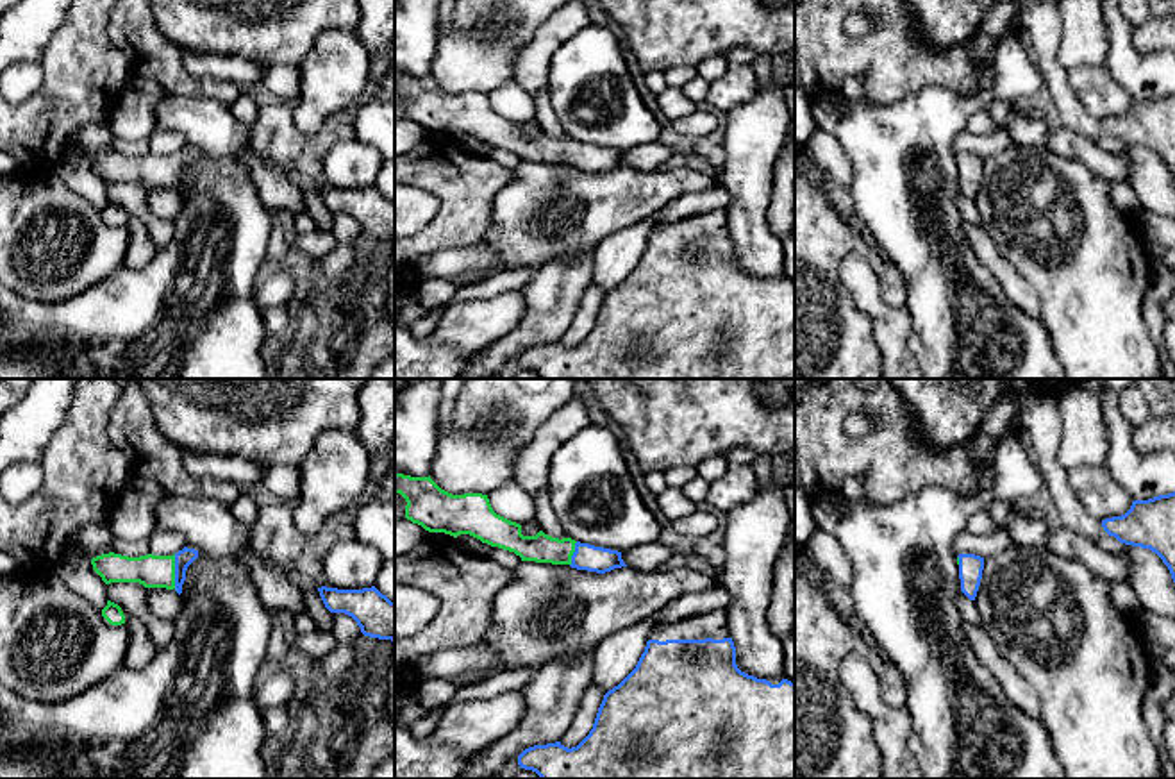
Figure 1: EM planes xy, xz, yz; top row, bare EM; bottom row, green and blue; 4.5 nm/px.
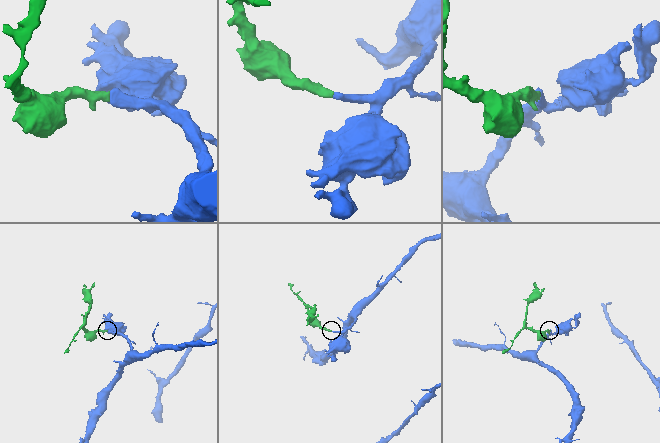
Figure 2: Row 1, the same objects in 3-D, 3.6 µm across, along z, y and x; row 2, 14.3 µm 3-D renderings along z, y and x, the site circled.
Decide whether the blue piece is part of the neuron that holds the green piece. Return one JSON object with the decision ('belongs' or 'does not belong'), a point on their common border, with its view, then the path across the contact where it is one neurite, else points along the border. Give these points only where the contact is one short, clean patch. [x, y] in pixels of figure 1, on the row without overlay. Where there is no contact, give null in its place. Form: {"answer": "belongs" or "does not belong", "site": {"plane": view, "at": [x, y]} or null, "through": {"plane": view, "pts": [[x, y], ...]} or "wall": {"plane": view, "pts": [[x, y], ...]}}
{"answer": "belongs", "site": {"plane": "xy", "at": [174, 172]}, "through": {"plane": "xy", "pts": [[150, 170], [174, 172], [186, 156]]}}

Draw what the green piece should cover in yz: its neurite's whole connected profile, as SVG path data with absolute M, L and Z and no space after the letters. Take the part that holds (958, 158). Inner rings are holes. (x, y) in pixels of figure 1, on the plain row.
M959 154L957 164L959 164L961 191L970 200L975 200L982 179L984 157L975 154Z

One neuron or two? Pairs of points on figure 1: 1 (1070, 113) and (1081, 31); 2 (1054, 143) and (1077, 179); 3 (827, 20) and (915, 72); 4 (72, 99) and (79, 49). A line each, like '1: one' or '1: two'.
1: two
2: two
3: one
4: one

